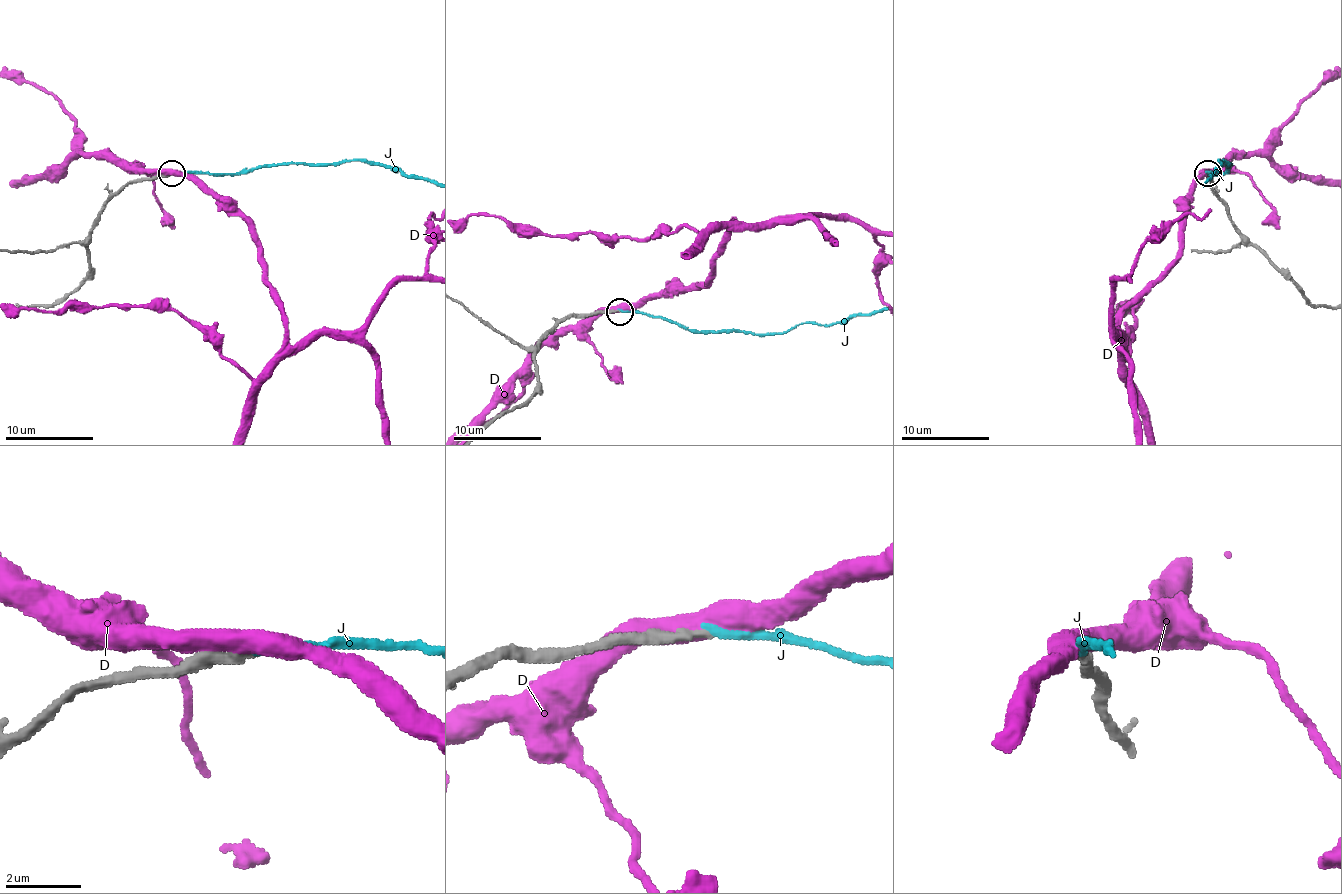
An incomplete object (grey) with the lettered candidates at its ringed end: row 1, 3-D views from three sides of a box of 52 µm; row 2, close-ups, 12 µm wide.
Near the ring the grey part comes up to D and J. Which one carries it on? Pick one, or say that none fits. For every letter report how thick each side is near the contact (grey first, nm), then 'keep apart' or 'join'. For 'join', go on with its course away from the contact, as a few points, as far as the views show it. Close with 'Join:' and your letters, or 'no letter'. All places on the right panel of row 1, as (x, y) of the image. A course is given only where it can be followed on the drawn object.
D: 400 nm thick on the grey side, 500 nm on the other; keep apart
J: 220 nm thick on the grey side, 240 nm on the other; keep apart
Join: no letter

